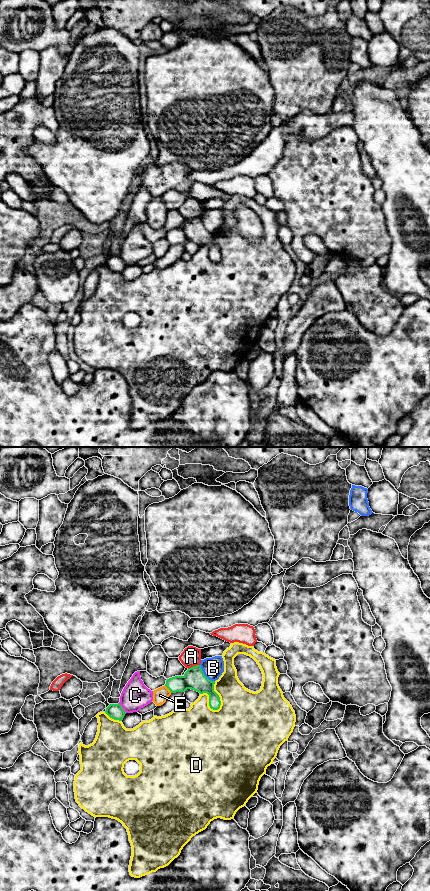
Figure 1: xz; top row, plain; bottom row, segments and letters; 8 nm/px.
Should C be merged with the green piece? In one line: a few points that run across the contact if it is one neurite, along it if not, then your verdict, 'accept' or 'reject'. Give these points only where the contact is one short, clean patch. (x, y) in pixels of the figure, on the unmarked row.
reject

